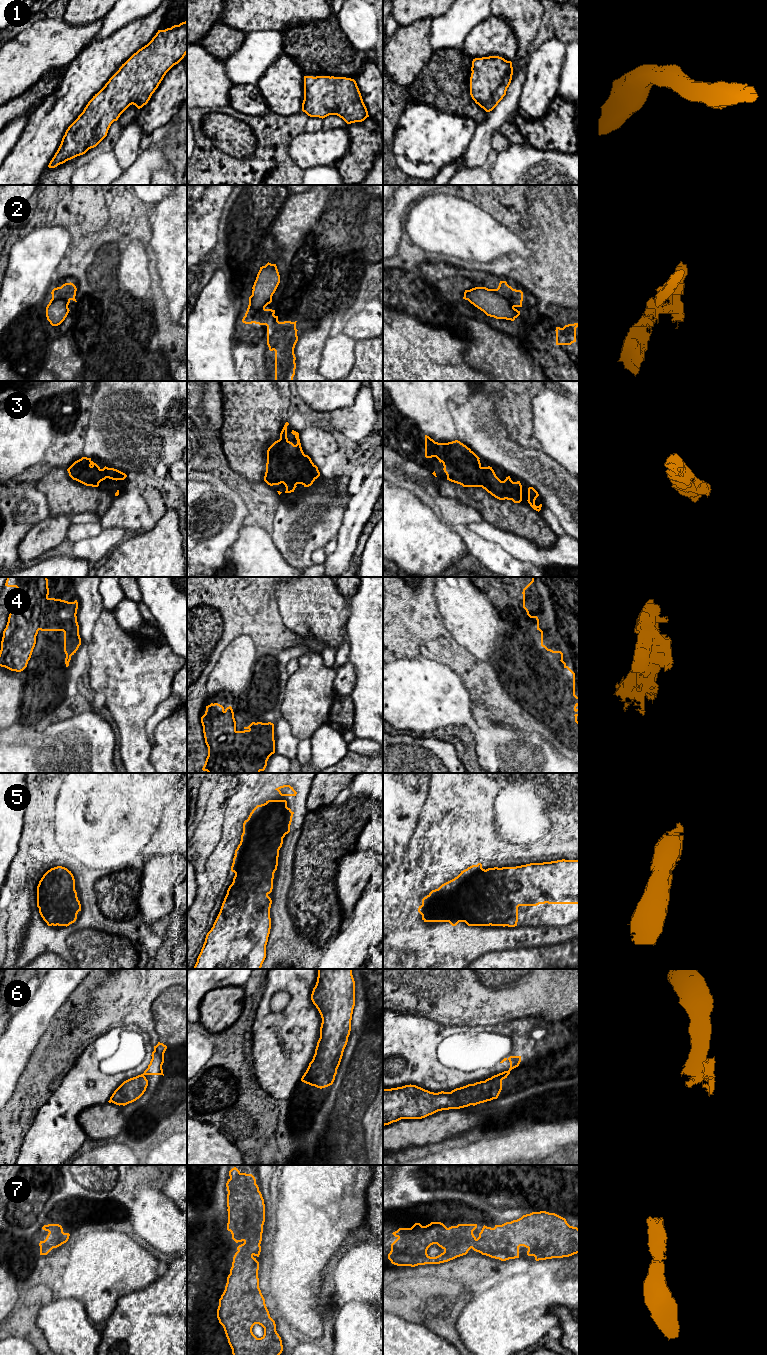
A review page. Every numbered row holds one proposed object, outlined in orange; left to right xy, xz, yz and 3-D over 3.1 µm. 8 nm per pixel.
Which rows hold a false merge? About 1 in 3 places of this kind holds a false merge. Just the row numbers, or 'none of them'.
4

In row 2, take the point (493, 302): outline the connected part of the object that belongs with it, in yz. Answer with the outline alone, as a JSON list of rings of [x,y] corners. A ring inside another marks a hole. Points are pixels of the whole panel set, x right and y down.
[[[500,281],[497,289],[475,287],[470,290],[465,290],[463,299],[468,300],[487,316],[514,321],[520,315],[520,311],[516,308],[522,307],[523,292],[521,290],[513,289],[506,281]]]

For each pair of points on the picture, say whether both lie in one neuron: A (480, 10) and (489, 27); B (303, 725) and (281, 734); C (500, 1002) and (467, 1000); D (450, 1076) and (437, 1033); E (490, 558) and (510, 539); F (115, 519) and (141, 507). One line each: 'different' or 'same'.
A: different
B: different
C: same
D: same
E: different
F: same

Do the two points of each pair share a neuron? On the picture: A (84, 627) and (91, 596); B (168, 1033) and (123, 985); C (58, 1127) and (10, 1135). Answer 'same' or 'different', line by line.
A: same
B: different
C: different

